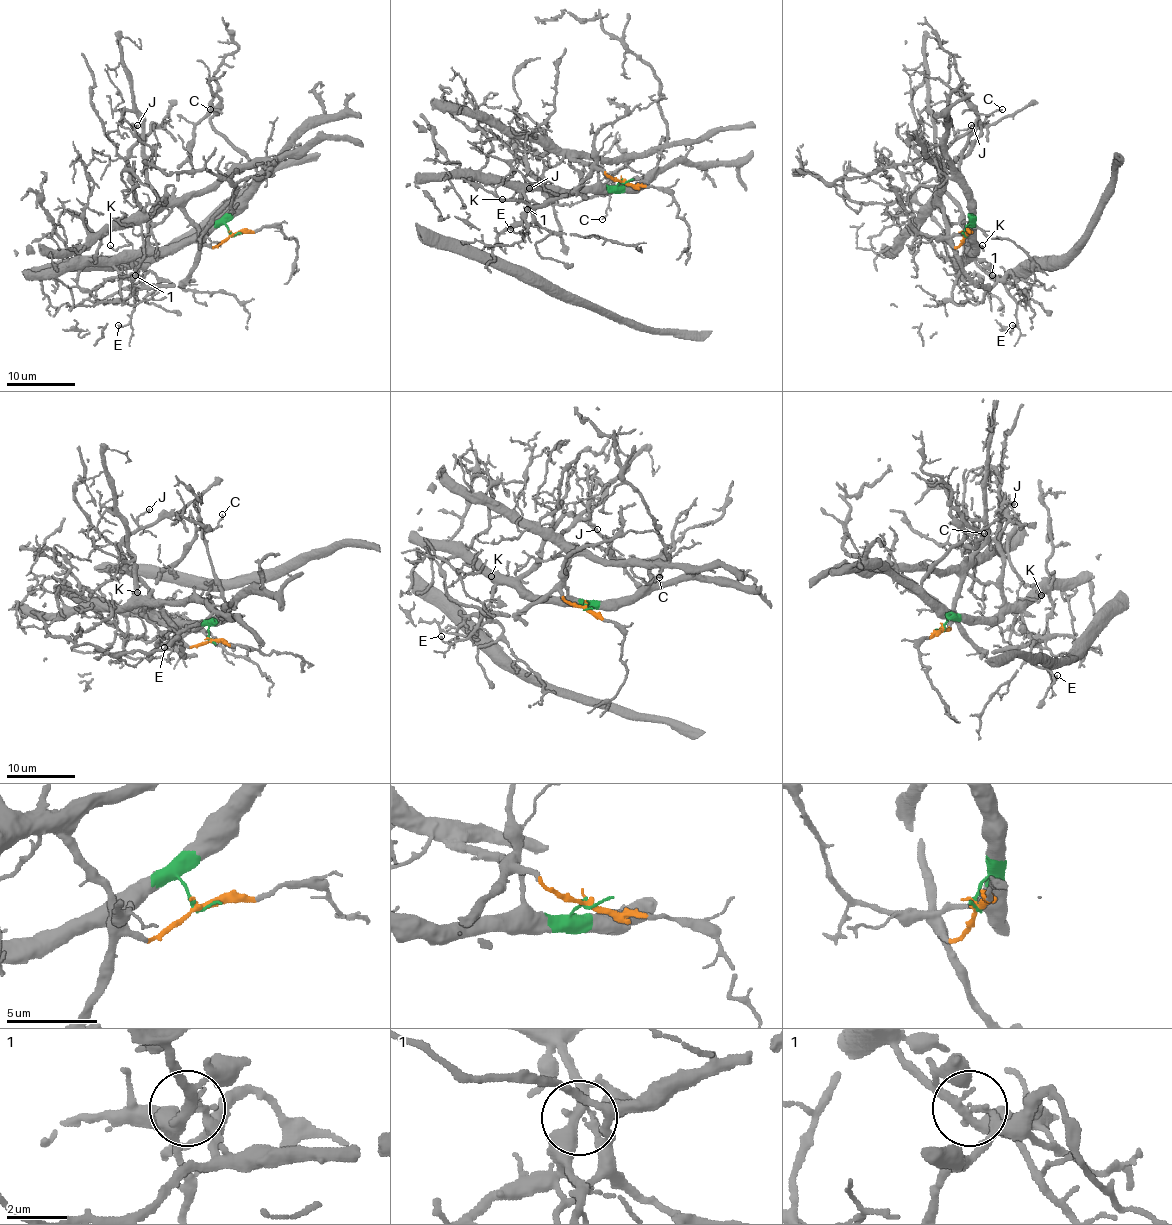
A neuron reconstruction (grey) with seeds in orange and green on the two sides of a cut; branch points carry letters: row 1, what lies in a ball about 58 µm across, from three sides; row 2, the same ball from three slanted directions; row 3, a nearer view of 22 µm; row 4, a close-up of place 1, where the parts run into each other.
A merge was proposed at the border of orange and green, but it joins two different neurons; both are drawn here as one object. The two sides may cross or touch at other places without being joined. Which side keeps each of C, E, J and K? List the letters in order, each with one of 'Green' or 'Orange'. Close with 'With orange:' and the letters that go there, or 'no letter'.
C: Green
E: Green
J: Green
K: Green
With orange: no letter

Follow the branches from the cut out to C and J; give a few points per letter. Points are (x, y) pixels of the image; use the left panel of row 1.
C: (230, 235), (225, 217), (253, 183), (256, 167), (216, 129), (211, 119), (216, 114), (209, 109)
J: (230, 235), (215, 223), (173, 245), (149, 242), (132, 186), (137, 124)

